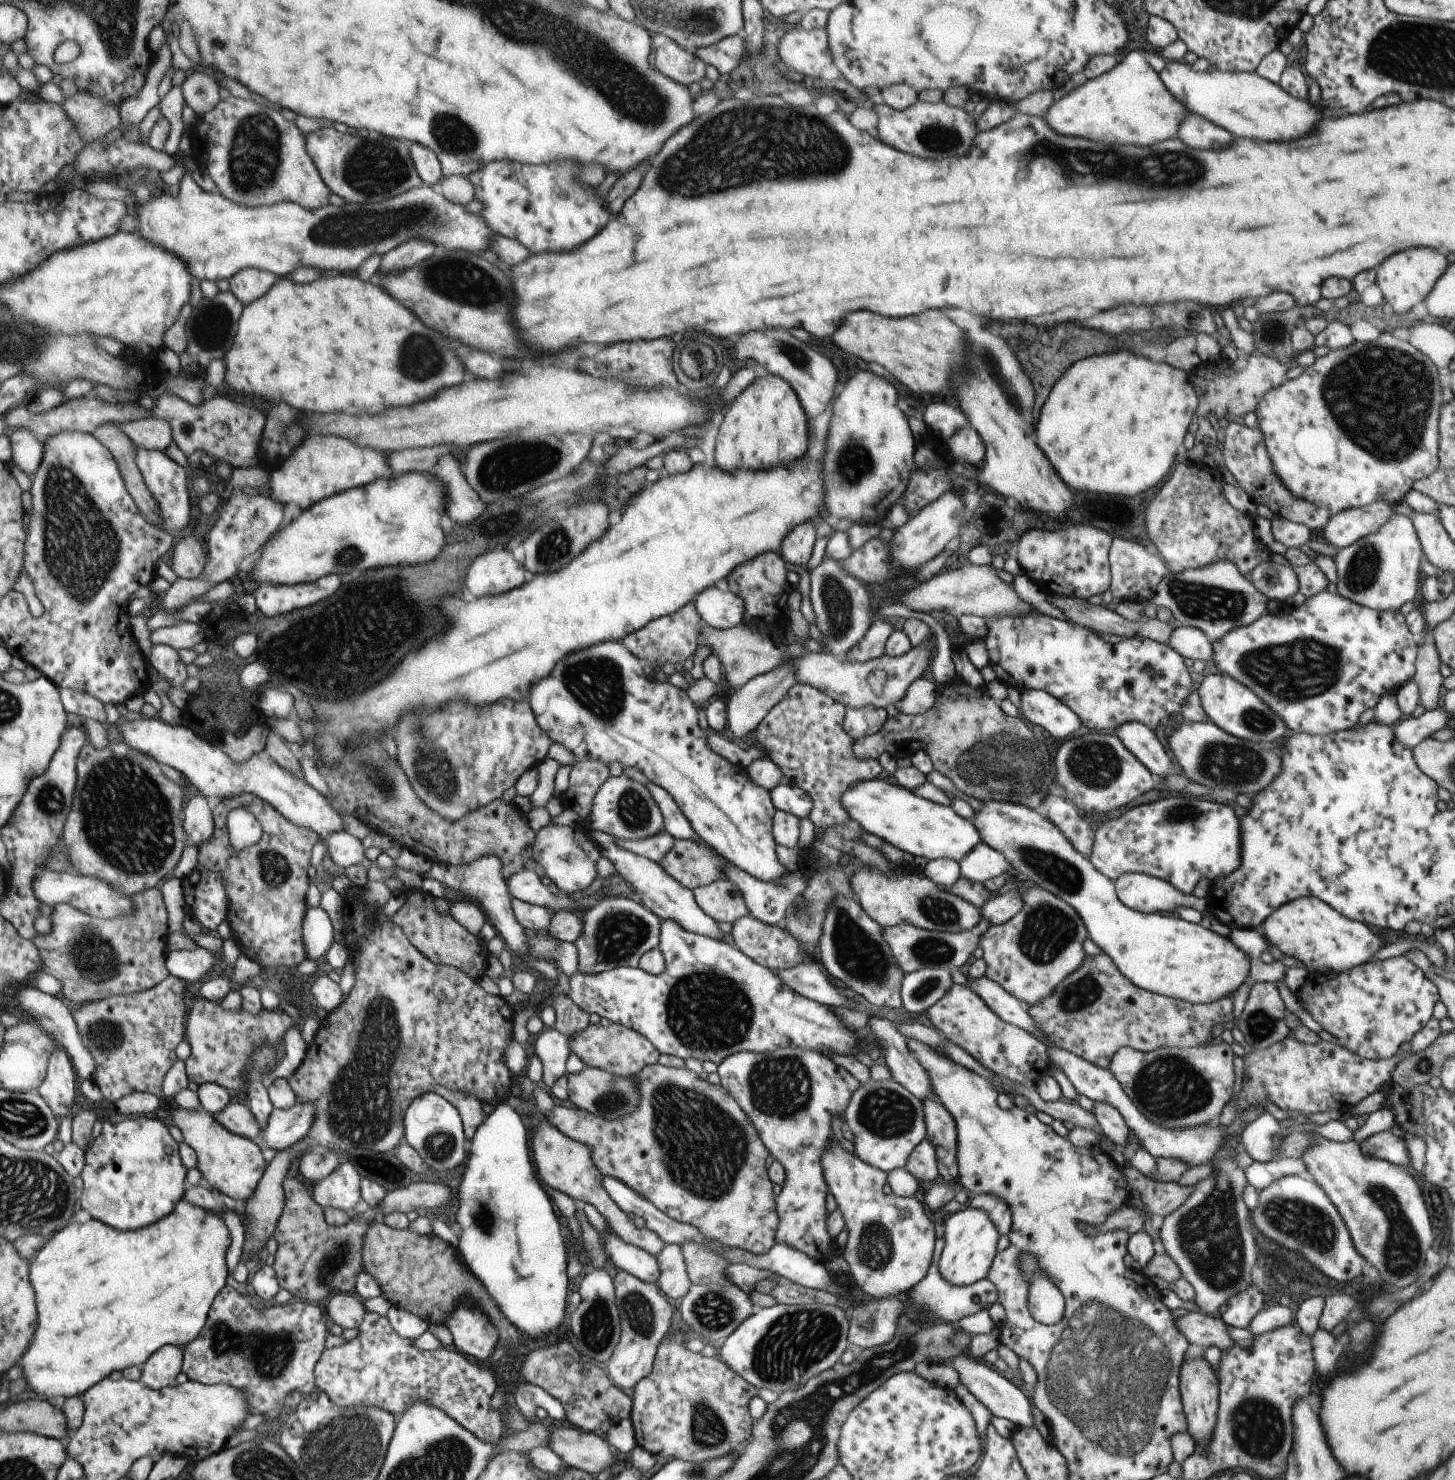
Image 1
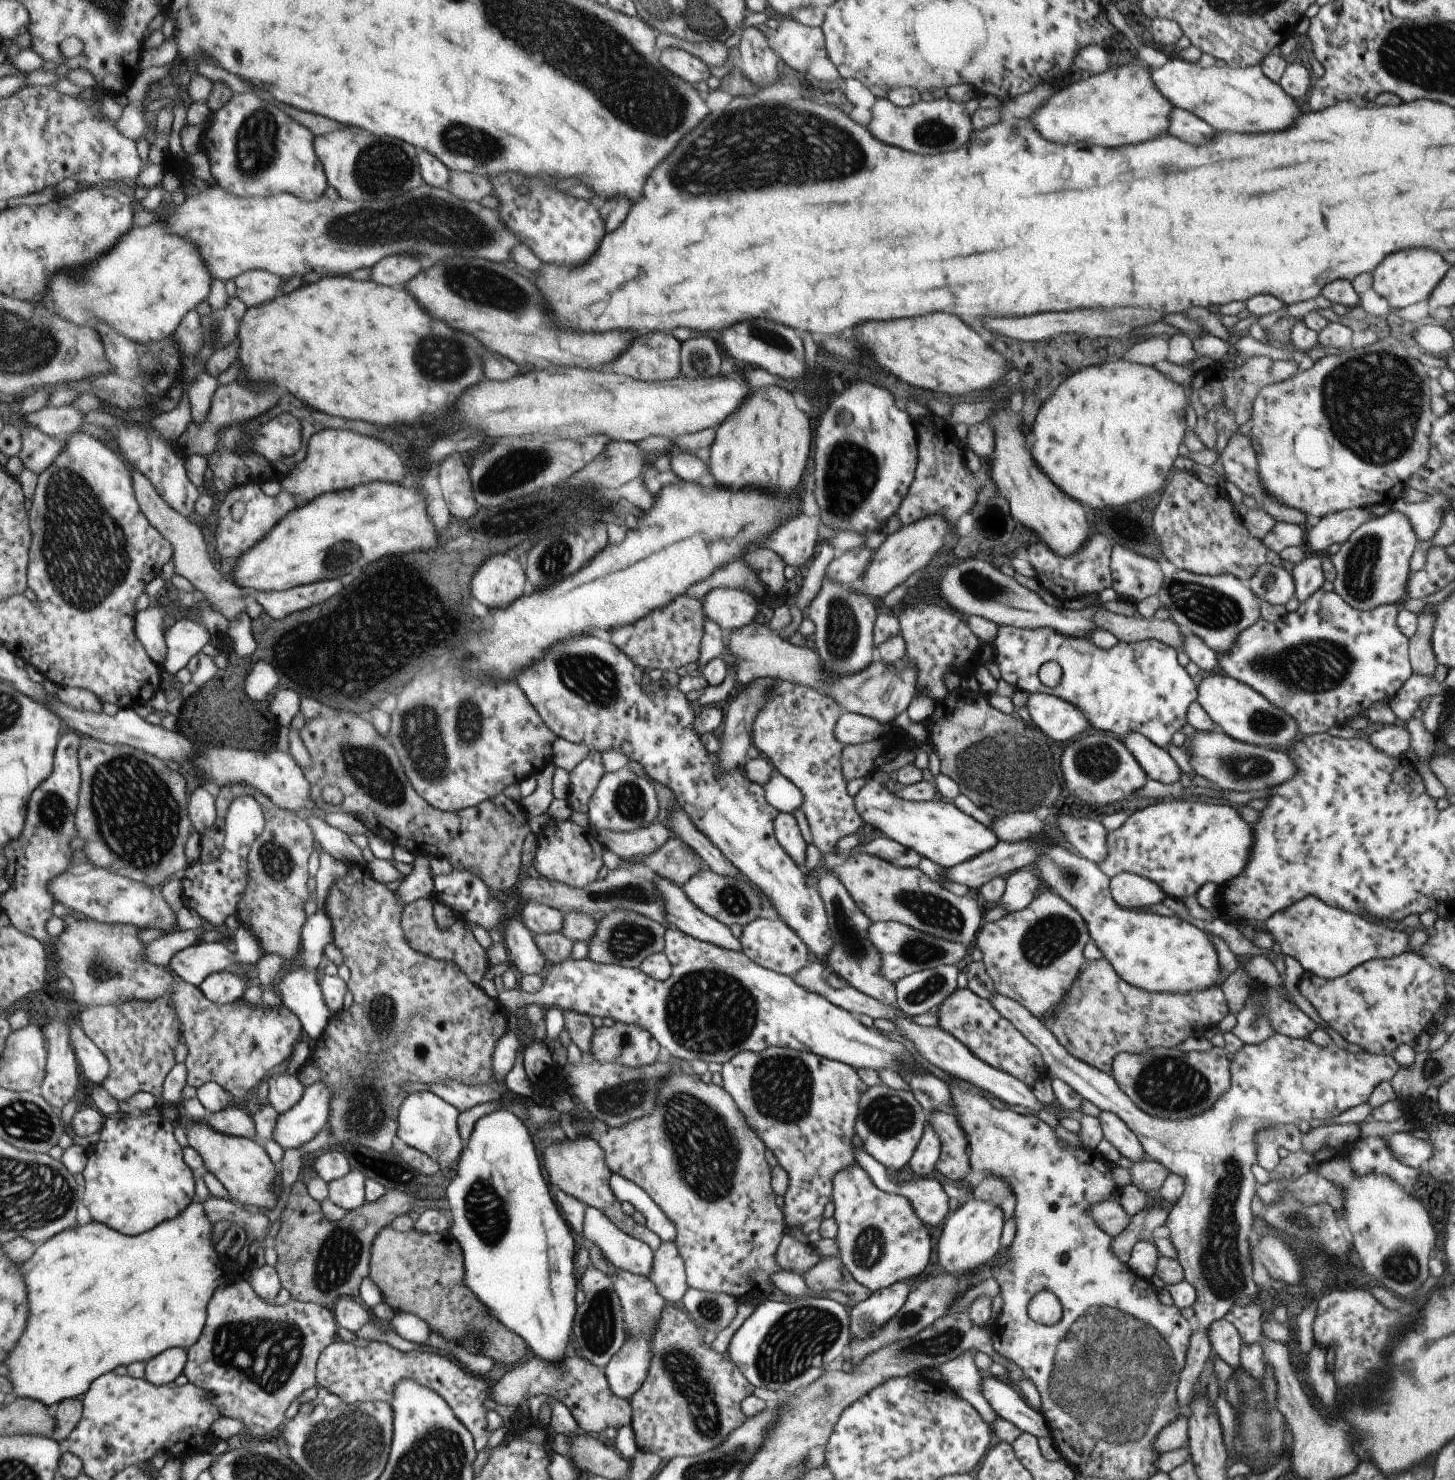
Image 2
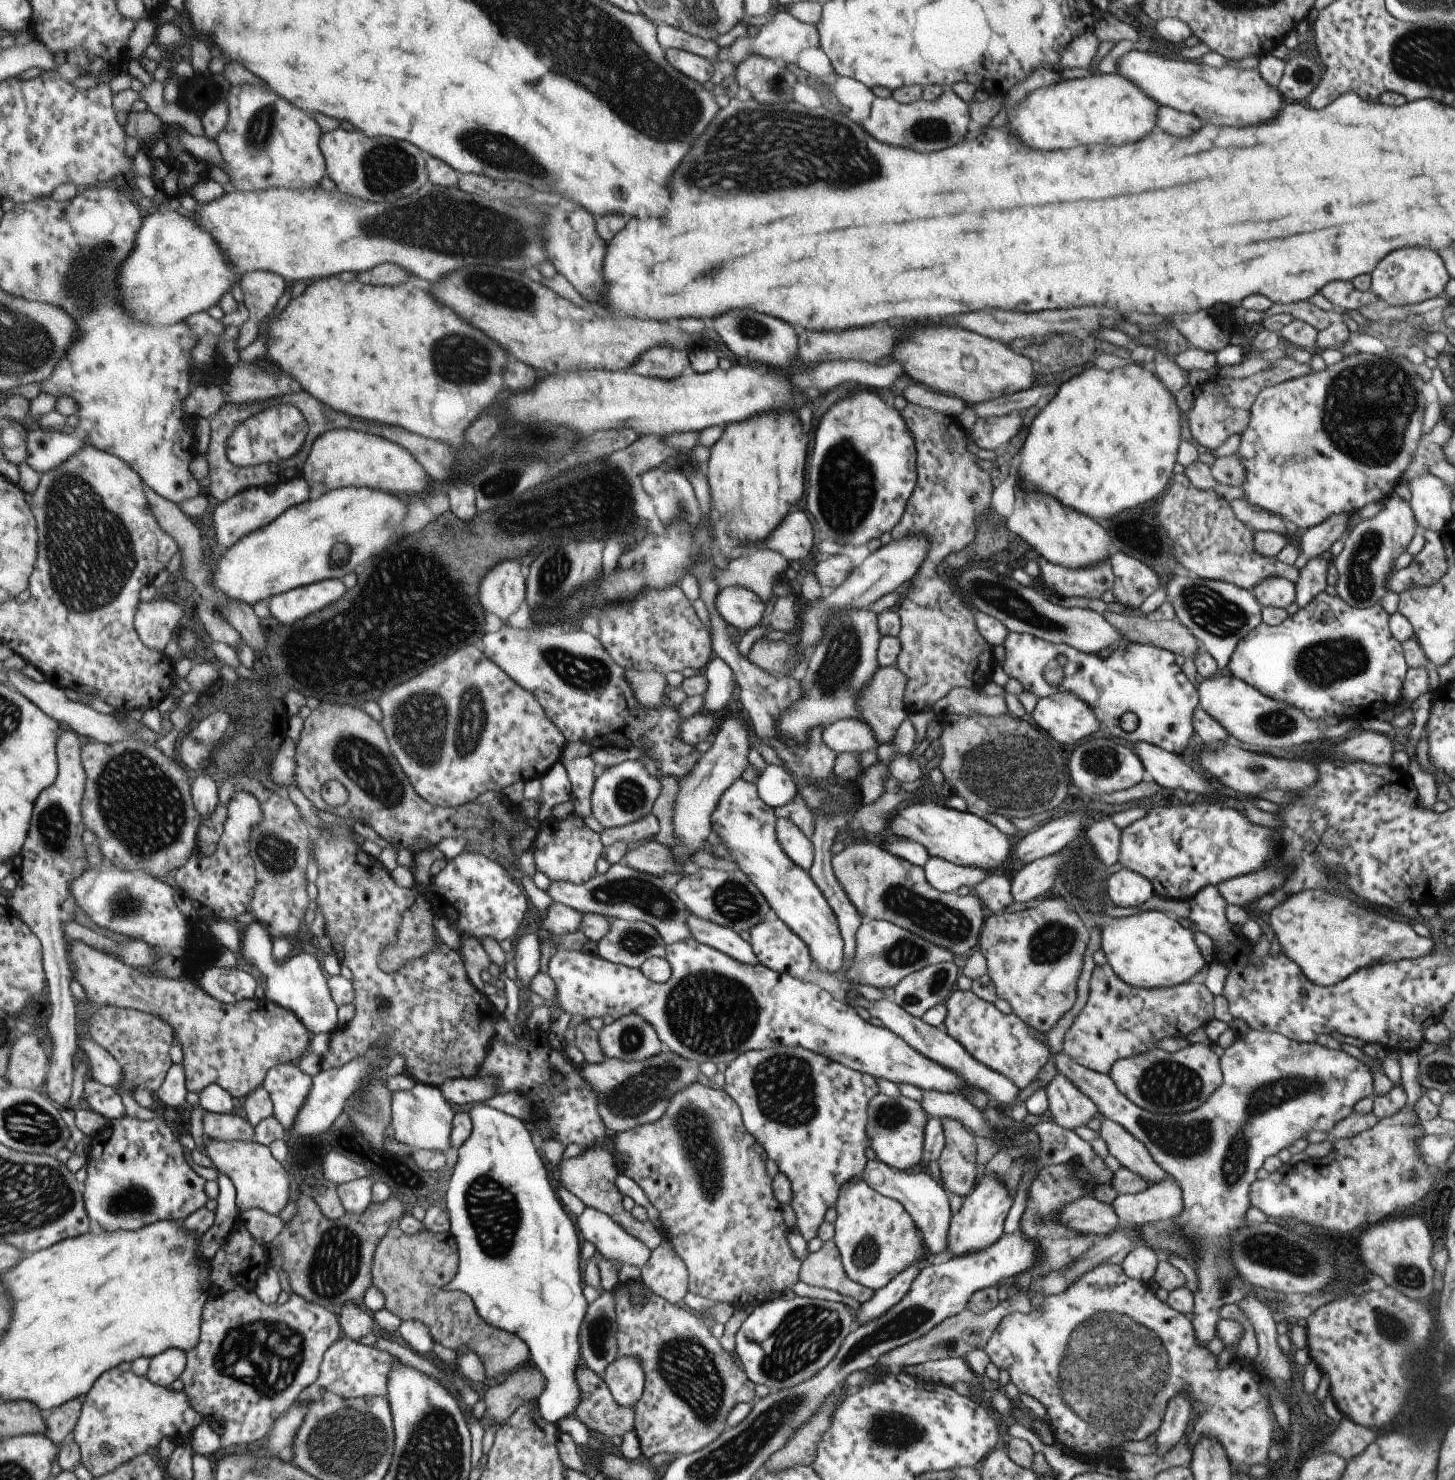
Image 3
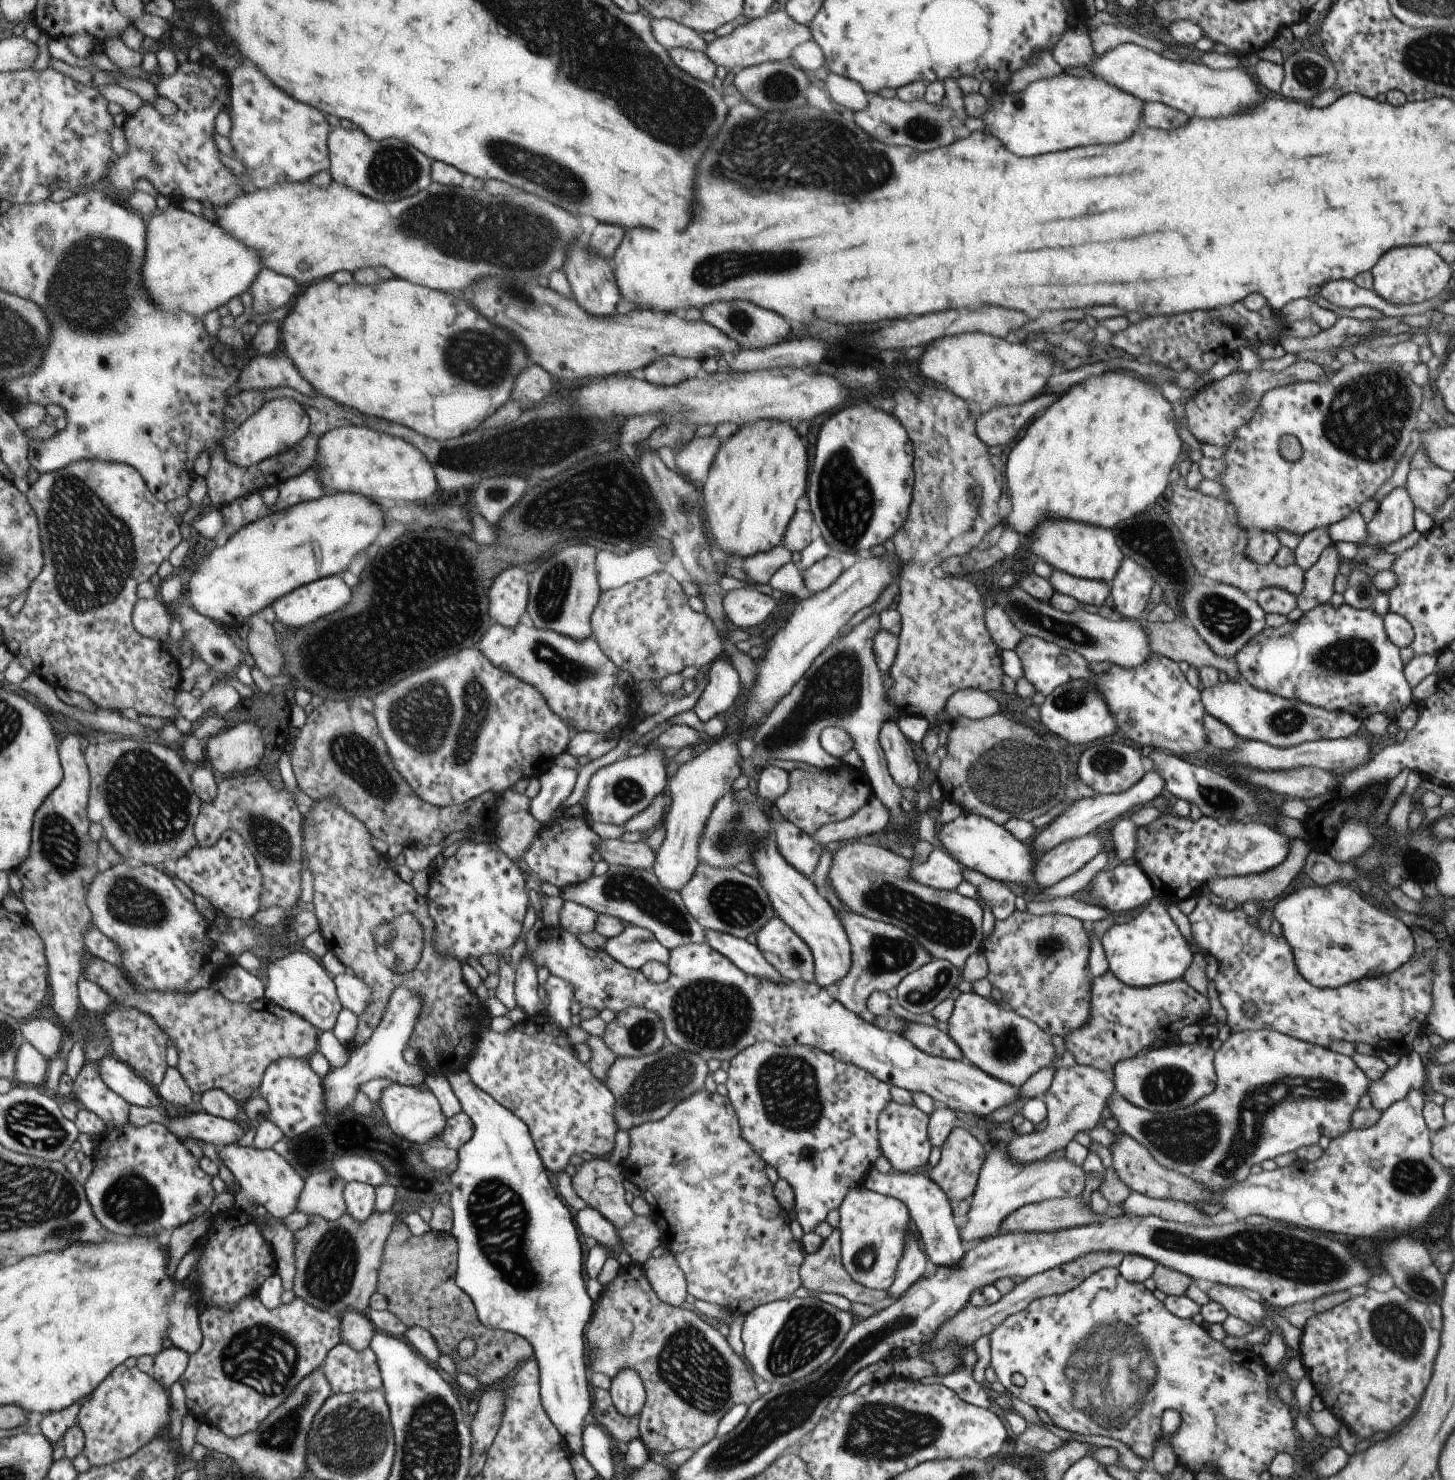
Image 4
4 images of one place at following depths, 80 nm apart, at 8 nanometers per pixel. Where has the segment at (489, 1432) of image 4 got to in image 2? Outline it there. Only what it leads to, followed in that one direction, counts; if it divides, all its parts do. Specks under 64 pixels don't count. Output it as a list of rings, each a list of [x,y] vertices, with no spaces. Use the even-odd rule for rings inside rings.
[[[570,1353],[561,1360],[561,1364],[549,1364],[539,1358],[529,1358],[521,1366],[509,1370],[489,1390],[489,1398],[497,1405],[515,1406],[519,1409],[521,1402],[529,1396],[545,1394],[561,1402],[575,1424],[581,1428],[582,1433],[601,1434],[606,1428],[621,1428],[631,1424],[631,1408],[629,1401],[612,1395],[605,1380],[604,1374],[599,1372],[593,1364],[582,1357],[573,1356]]]

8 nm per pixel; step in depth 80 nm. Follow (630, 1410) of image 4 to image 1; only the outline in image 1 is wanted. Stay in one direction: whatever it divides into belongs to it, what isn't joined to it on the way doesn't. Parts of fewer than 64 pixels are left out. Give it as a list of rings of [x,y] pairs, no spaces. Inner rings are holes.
[[[620,1269],[612,1277],[612,1285],[614,1301],[620,1316],[620,1337],[611,1356],[602,1367],[613,1385],[629,1393],[639,1380],[651,1372],[656,1348],[674,1326],[676,1313],[667,1297],[654,1283],[639,1280],[631,1273]]]

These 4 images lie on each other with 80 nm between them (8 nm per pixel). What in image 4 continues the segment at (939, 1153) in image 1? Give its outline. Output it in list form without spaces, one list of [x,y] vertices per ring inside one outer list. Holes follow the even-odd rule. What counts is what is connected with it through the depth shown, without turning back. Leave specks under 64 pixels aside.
[[[959,1124],[949,1131],[945,1142],[940,1146],[940,1157],[937,1164],[926,1175],[935,1181],[939,1188],[942,1188],[948,1200],[969,1199],[976,1187],[978,1172],[986,1154],[987,1150],[971,1130]]]

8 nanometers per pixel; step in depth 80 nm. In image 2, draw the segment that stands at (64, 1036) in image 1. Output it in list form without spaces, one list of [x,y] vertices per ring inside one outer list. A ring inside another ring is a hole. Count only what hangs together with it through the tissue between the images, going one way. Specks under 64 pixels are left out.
[[[72,1022],[71,1042],[75,1048],[78,1064],[87,1080],[102,1085],[111,1072],[109,1056],[87,1034],[78,1022]]]

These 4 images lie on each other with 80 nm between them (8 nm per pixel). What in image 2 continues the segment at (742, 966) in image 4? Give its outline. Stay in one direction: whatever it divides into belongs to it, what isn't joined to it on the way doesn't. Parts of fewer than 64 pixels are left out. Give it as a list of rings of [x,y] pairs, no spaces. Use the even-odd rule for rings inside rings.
[[[653,876],[651,880],[657,892],[661,894],[661,900],[663,900],[661,904],[672,927],[695,940],[719,946],[731,952],[741,952],[741,944],[731,934],[729,928],[697,910],[687,900],[687,896],[683,896],[679,886],[661,876]]]

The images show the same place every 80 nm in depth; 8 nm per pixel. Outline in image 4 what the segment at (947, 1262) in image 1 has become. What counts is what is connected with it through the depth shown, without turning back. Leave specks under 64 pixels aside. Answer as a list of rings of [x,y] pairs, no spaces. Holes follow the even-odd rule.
[[[1004,1147],[987,1151],[980,1166],[976,1187],[971,1193],[967,1212],[961,1223],[957,1223],[961,1240],[986,1239],[1000,1230],[1004,1218],[1027,1203],[1038,1203],[1047,1199],[1073,1198],[1083,1192],[1085,1176],[1081,1166],[1073,1166],[1066,1158],[1051,1162],[1035,1161],[1026,1165],[1016,1165],[1006,1156]]]

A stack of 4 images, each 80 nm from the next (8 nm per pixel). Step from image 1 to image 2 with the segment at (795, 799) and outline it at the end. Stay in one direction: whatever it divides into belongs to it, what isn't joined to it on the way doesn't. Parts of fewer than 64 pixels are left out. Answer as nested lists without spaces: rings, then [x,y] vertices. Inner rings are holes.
[[[771,772],[769,780],[761,786],[763,798],[778,813],[793,813],[801,809],[801,792],[779,772]]]

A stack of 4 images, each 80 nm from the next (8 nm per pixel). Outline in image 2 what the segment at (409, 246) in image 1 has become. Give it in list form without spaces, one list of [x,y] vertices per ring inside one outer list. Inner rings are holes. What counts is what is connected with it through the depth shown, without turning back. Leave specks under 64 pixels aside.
[[[399,253],[383,258],[371,270],[371,280],[391,288],[401,288],[414,274],[423,268],[422,260],[409,253]]]

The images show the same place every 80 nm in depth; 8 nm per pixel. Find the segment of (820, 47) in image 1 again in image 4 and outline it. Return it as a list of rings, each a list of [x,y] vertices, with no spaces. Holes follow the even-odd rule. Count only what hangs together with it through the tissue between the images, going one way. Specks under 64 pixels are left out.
[[[785,11],[769,12],[761,18],[737,28],[727,36],[717,37],[706,44],[705,54],[715,66],[723,66],[727,71],[736,71],[764,62],[787,62],[791,48],[801,42],[801,38],[812,38],[808,25],[797,24]]]

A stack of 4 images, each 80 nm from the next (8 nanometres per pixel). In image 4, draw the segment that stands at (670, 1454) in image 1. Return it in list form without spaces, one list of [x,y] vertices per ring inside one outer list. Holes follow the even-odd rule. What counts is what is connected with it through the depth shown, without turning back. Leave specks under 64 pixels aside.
[[[630,1262],[626,1265],[621,1266],[621,1272],[615,1276],[615,1278],[603,1288],[603,1292],[596,1302],[594,1302],[592,1308],[592,1315],[586,1325],[584,1336],[585,1346],[587,1348],[587,1367],[589,1372],[602,1372],[611,1378],[619,1369],[625,1367],[626,1369],[632,1368],[633,1371],[639,1375],[641,1379],[644,1391],[645,1391],[645,1402],[638,1412],[638,1431],[640,1441],[644,1444],[649,1458],[652,1453],[673,1453],[679,1449],[687,1449],[694,1451],[700,1446],[703,1446],[707,1441],[710,1441],[716,1436],[716,1426],[718,1420],[734,1405],[737,1403],[750,1405],[759,1395],[755,1391],[755,1379],[747,1364],[743,1361],[743,1358],[738,1357],[727,1344],[717,1329],[712,1328],[707,1322],[701,1320],[699,1316],[695,1315],[691,1310],[685,1308],[674,1307],[659,1300],[659,1297],[653,1292],[653,1289],[649,1286],[646,1276],[642,1272],[642,1268],[639,1265],[635,1265]]]

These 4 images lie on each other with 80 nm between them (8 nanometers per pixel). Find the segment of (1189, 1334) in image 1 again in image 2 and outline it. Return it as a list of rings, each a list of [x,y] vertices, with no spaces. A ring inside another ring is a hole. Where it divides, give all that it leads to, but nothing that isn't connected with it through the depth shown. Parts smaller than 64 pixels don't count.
[[[1225,1319],[1211,1321],[1207,1328],[1207,1340],[1213,1354],[1232,1369],[1239,1366],[1240,1336],[1236,1328]]]

